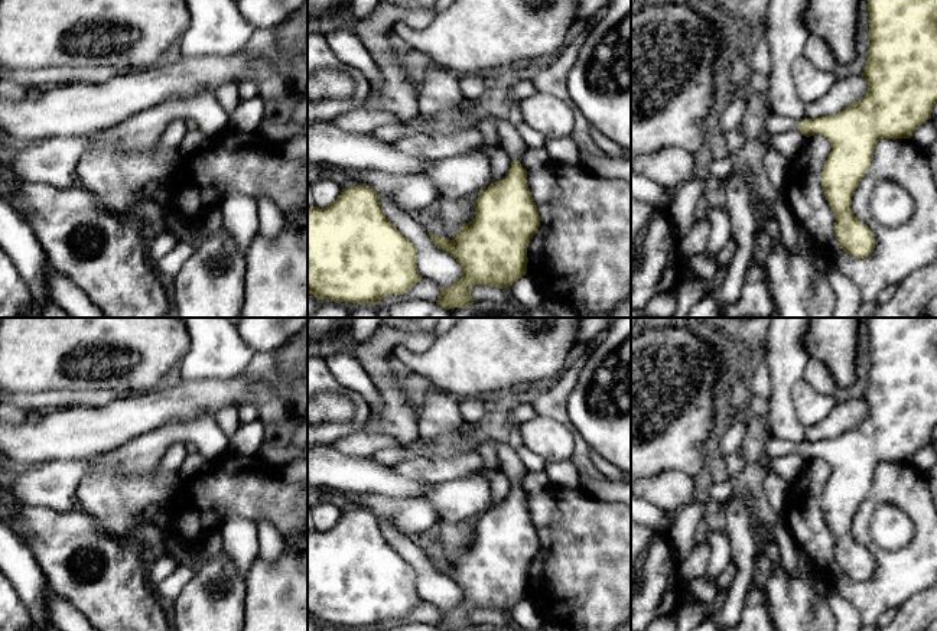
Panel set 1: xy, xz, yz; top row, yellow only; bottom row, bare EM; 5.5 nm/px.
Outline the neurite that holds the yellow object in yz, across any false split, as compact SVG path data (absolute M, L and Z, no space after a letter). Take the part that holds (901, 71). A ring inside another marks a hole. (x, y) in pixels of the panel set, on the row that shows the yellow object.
M868 0L869 39L868 62L862 77L868 82L865 97L837 114L819 118L804 118L796 121L771 113L765 117L764 126L771 133L800 130L806 137L824 136L832 143L832 152L821 170L821 186L824 196L834 214L834 235L840 248L847 254L865 258L875 248L875 235L866 224L859 221L852 212L852 196L868 173L872 163L875 146L881 139L911 139L912 133L928 118L937 103L937 0Z

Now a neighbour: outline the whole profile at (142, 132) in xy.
M206 88L186 97L176 97L153 105L88 140L87 152L94 149L150 150L159 144L166 127L182 118L192 121L206 137L228 127L230 114Z

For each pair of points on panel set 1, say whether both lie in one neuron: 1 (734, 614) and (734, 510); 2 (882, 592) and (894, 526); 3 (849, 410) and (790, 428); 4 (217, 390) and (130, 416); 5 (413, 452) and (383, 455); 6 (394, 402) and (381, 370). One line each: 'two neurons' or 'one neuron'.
1: one neuron
2: two neurons
3: two neurons
4: one neuron
5: one neuron
6: one neuron

